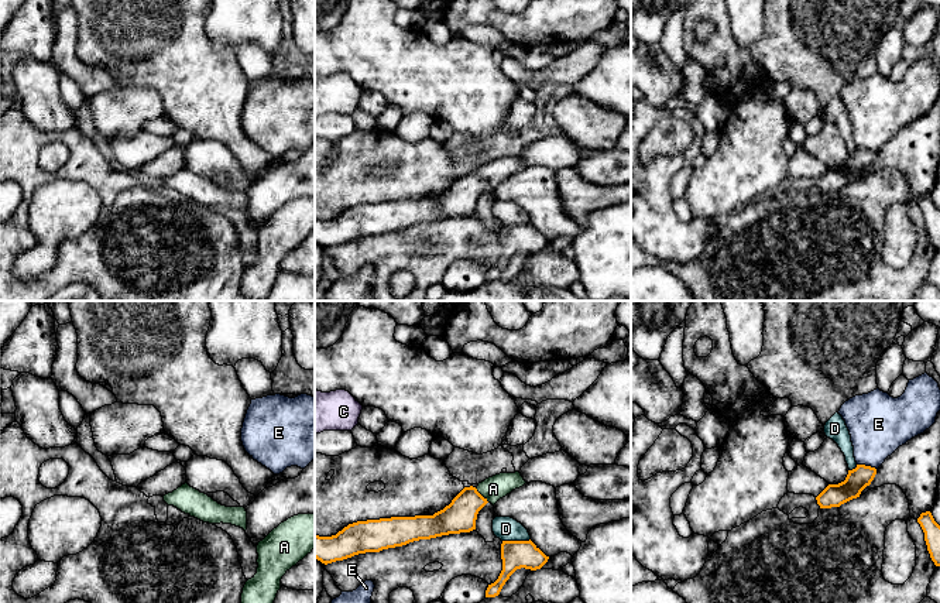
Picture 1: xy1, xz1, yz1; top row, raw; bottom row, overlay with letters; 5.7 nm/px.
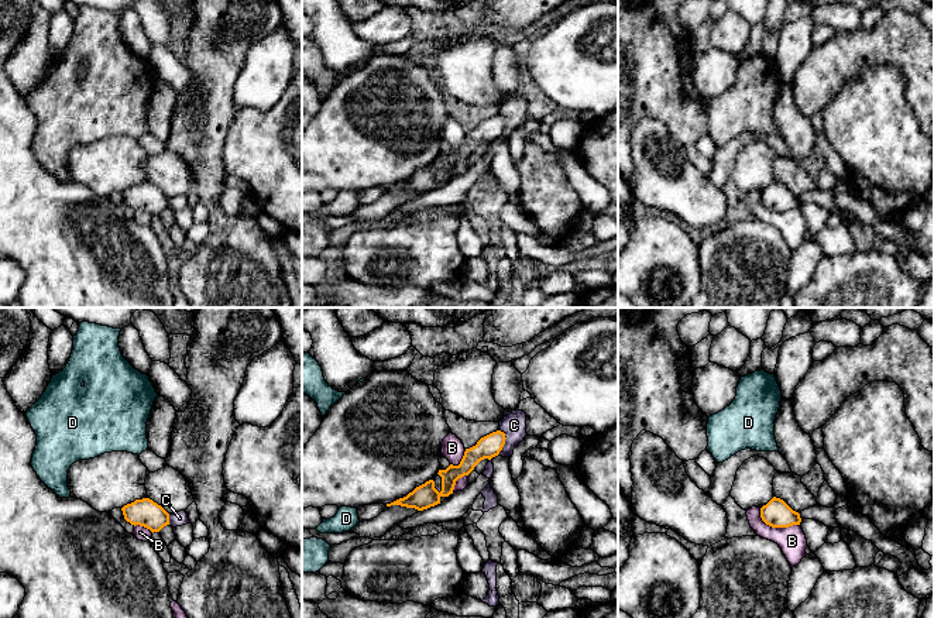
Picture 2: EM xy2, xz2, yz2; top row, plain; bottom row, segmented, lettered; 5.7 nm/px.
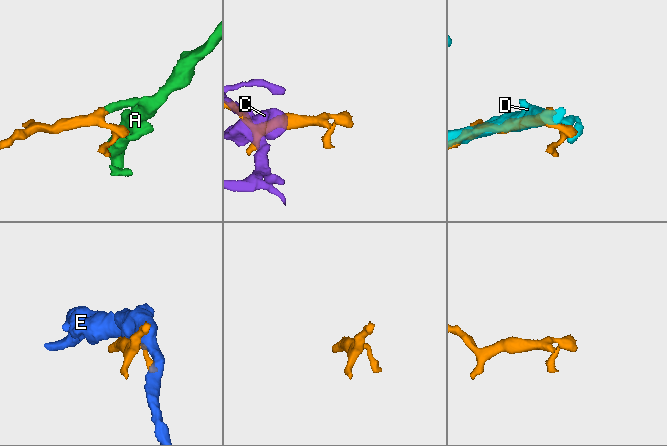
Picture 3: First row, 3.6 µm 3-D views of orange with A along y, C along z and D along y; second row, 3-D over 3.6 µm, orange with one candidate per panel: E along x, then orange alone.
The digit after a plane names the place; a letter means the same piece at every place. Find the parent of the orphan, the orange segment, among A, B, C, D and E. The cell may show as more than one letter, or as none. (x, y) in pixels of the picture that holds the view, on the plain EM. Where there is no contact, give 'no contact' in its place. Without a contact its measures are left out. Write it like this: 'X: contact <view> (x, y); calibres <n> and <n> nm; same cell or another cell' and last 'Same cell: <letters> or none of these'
A: contact xz1 (480, 178); calibres 180 and 140 nm; same cell
B: contact yz2 (775, 210); calibres 160 and 160 nm; another cell
C: contact xz2 (504, 126); calibres 130 and 140 nm; another cell
D: contact xz1 (515, 225); calibres 160 and 140 nm; another cell
E: contact yz1 (867, 150); calibres 130 and 340 nm; another cell
Same cell: A

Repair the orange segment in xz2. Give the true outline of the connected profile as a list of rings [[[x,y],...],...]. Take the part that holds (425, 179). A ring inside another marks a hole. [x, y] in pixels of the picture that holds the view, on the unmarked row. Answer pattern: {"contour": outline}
{"contour": [[[492,116],[481,121],[475,130],[466,133],[459,150],[450,148],[446,154],[439,154],[437,158],[442,161],[440,176],[435,172],[435,165],[429,164],[425,168],[416,171],[406,181],[387,188],[387,190],[401,189],[423,195],[440,188],[442,181],[449,181],[453,178],[456,165],[459,162],[468,159],[481,144],[491,144],[492,141],[498,140],[505,128],[505,123],[507,121],[504,116]]]}

